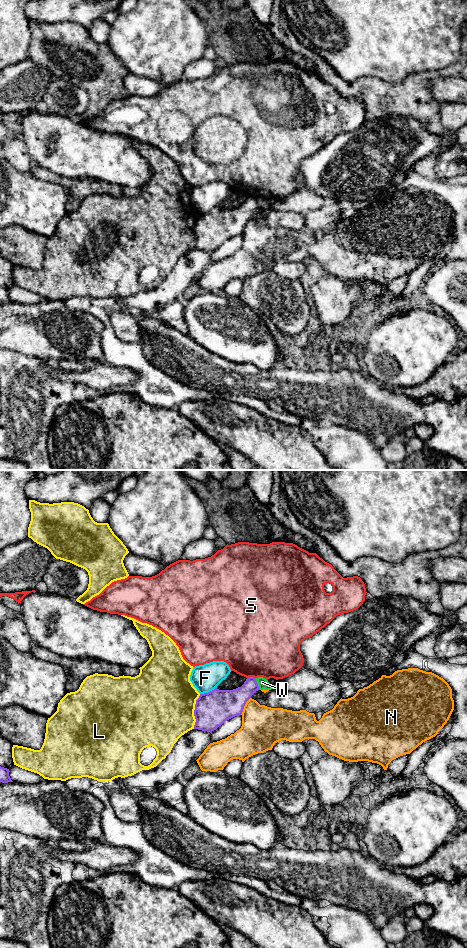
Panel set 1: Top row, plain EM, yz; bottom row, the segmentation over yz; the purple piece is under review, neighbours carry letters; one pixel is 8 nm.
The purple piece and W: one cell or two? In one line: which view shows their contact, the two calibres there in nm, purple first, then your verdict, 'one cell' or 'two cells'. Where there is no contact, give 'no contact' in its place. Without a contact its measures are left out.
yz | 200/80 nm | two cells

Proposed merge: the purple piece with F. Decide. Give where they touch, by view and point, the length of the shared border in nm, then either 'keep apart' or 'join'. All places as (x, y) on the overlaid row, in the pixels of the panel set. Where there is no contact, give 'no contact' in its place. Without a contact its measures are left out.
meets purple in yz at (208, 692); contact 150 nm long; keep apart

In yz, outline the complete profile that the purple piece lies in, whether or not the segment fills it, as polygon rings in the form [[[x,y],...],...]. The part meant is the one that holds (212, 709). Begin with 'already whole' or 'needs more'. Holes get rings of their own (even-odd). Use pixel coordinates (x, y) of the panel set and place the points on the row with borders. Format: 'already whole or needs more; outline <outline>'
already whole; outline [[[249,677],[246,679],[241,687],[233,690],[219,690],[215,688],[214,690],[200,694],[199,698],[196,700],[194,716],[196,719],[194,729],[212,732],[221,726],[225,721],[241,715],[246,702],[251,698],[251,696],[260,690],[256,678]]]

